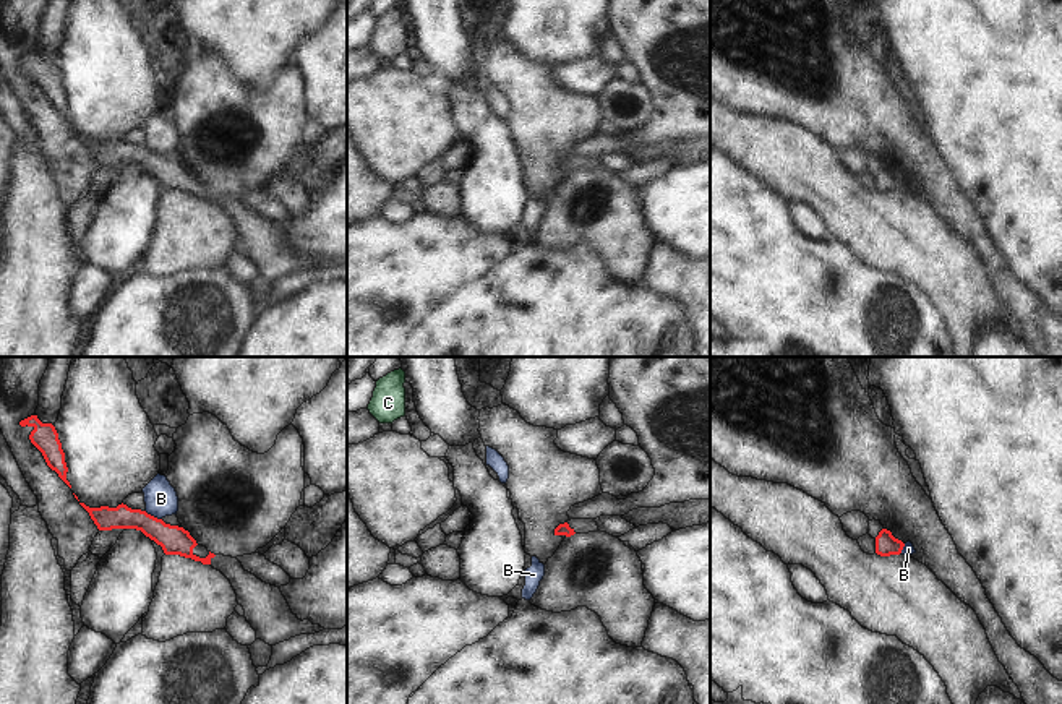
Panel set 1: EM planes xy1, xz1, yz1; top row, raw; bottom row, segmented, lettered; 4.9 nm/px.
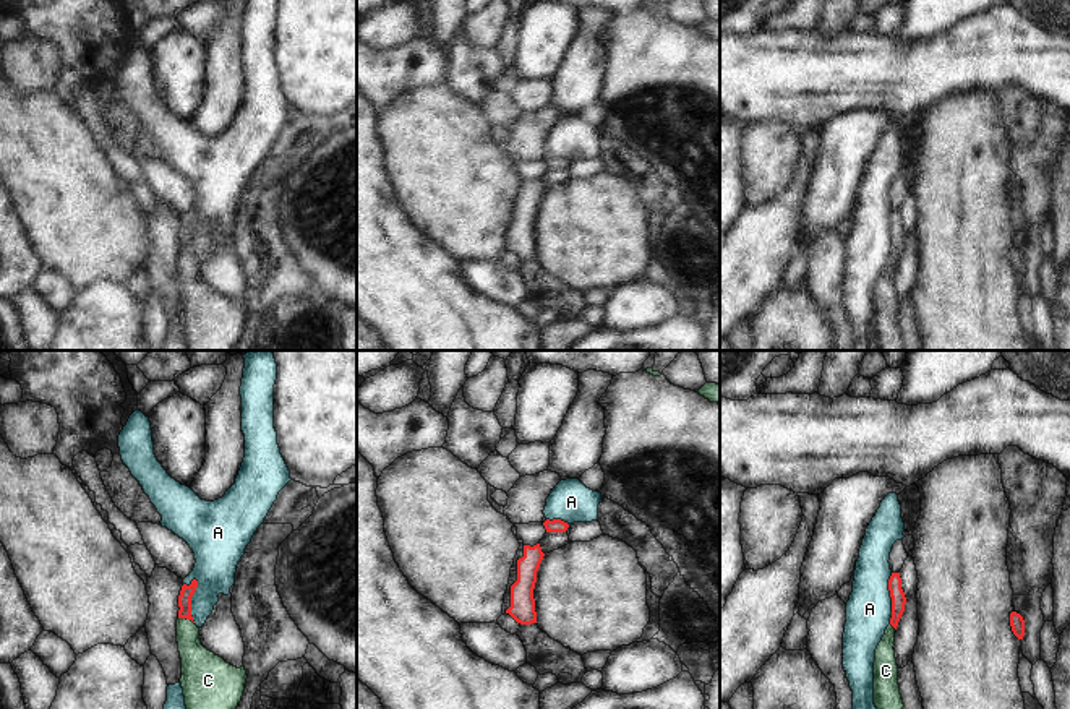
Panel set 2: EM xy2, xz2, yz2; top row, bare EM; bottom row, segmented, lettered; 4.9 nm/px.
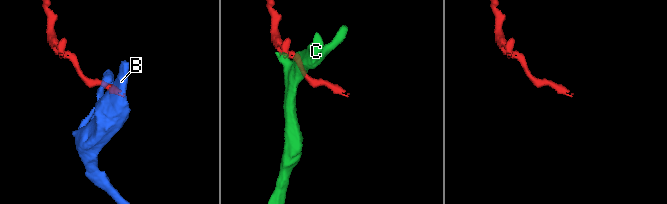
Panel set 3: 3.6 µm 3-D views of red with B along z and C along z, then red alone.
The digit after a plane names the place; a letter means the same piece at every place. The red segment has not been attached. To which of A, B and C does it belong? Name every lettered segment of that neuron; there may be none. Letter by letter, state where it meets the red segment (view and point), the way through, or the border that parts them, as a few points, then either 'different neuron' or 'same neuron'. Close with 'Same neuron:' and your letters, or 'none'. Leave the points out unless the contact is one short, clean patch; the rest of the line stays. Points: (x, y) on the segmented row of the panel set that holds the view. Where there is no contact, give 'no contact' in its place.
A: contact xy2 (190, 601); border xy2 (193, 578), (196, 581), (192, 597), (192, 618), (195, 622); different neuron
B: contact xy1 (153, 516); border xy1 (145, 511), (161, 519); different neuron
C: contact xy2 (187, 618); way xy2 (187, 592), (187, 618), (188, 644), (200, 667); same neuron
Same neuron: C

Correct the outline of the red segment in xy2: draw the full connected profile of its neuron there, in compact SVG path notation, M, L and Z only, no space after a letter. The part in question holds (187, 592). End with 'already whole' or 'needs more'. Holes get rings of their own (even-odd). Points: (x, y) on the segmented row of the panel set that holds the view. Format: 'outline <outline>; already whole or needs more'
outline M193 579L178 595L177 642L182 659L182 688L186 709L237 709L242 701L246 670L233 667L208 651L193 623L191 597L198 587Z; needs more

